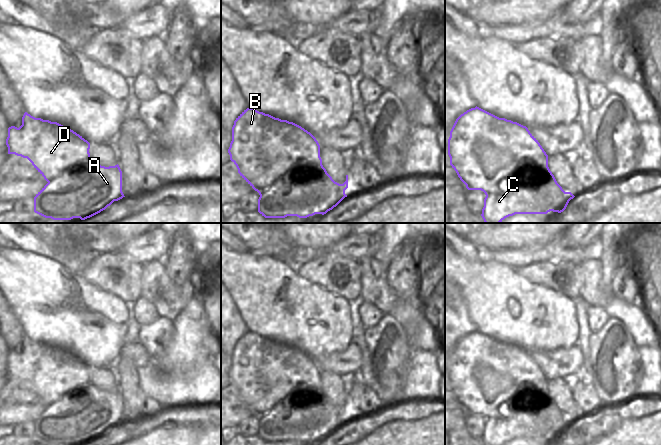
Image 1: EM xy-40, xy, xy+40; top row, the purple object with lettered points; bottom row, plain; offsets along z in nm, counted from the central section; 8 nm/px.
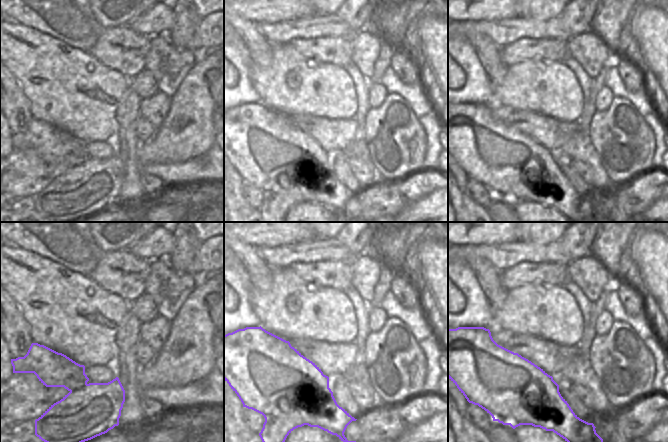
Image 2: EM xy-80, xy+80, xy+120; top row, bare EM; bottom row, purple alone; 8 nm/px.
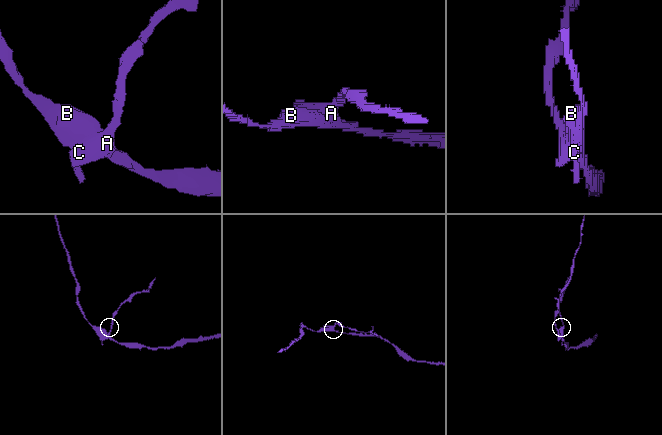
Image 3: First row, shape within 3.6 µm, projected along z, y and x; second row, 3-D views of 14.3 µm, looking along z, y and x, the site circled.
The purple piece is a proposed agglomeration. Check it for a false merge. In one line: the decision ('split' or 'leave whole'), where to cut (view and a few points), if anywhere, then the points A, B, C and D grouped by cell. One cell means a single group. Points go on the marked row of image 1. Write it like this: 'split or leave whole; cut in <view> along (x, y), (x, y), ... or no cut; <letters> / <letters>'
split; cut in xy along (330, 181), (314, 190), (310, 170), (296, 164), (258, 192); A C / B D

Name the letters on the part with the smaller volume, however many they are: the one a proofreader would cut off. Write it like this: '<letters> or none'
A, C

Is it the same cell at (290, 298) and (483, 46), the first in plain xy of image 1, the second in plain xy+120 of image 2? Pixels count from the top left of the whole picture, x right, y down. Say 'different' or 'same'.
different

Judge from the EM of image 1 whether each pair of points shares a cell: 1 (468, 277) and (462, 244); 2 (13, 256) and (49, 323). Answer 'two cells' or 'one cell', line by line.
1: two cells
2: one cell

